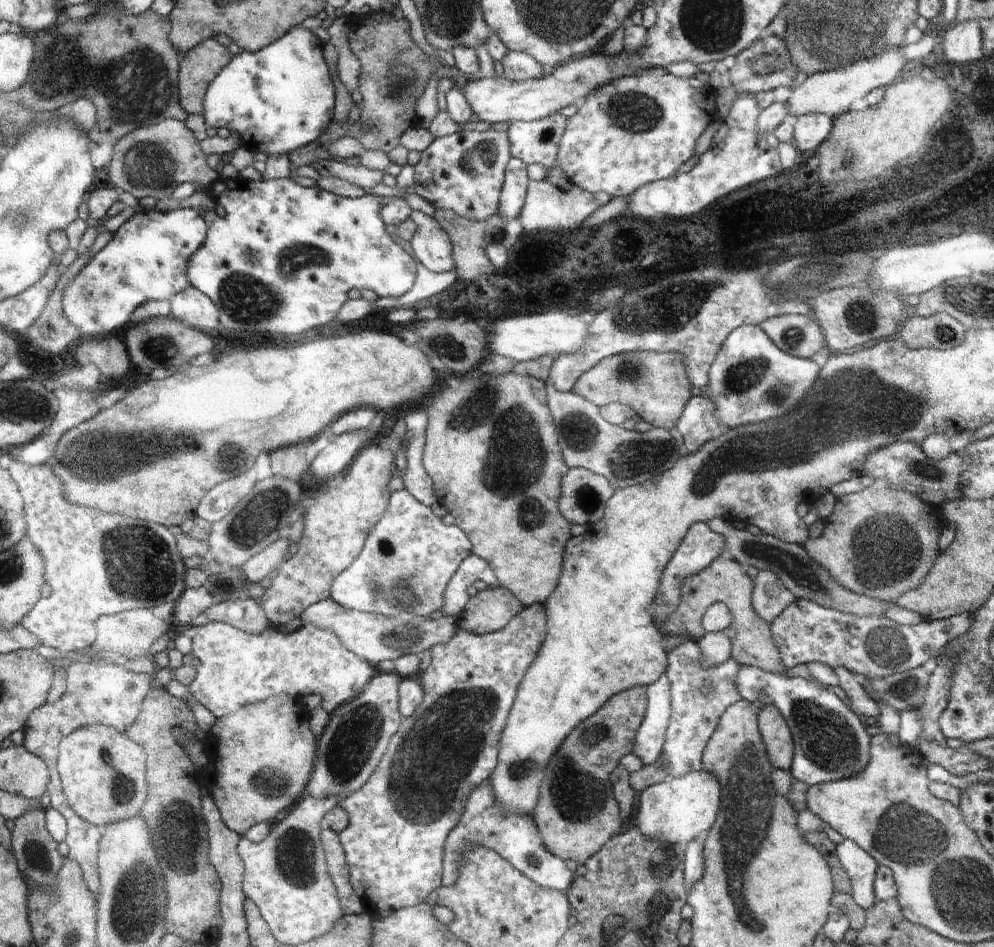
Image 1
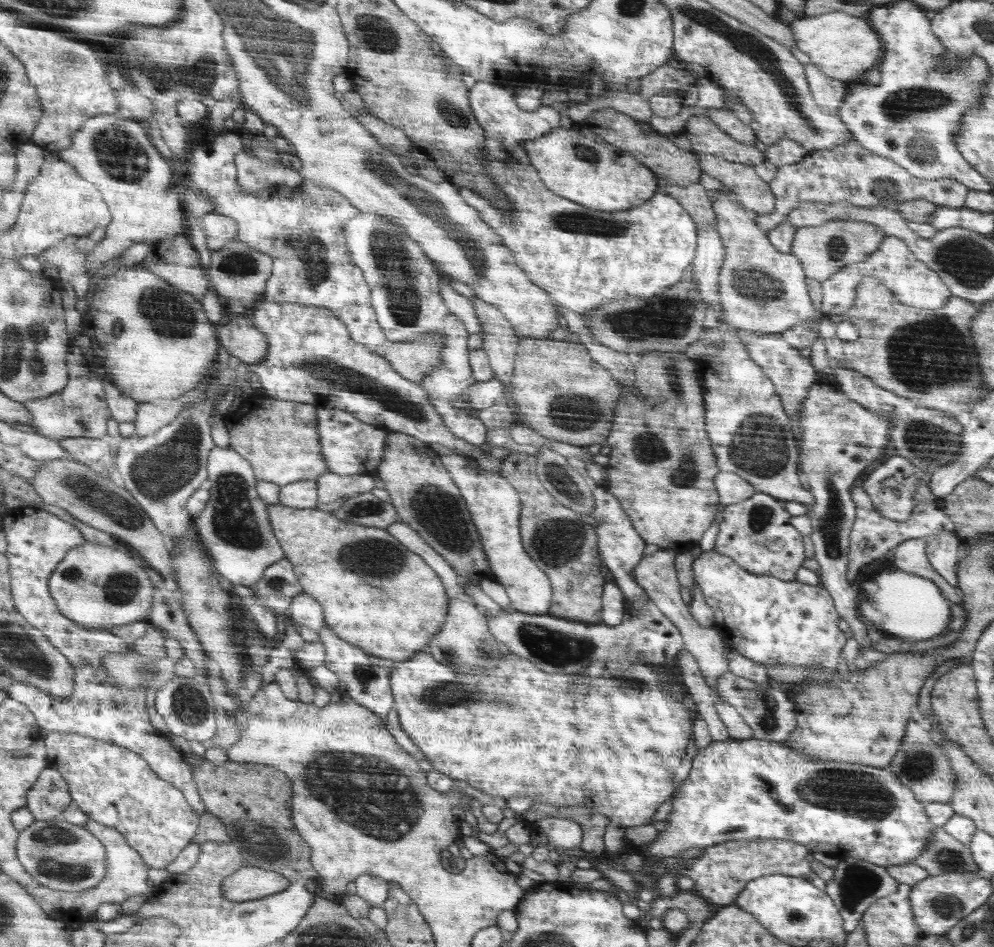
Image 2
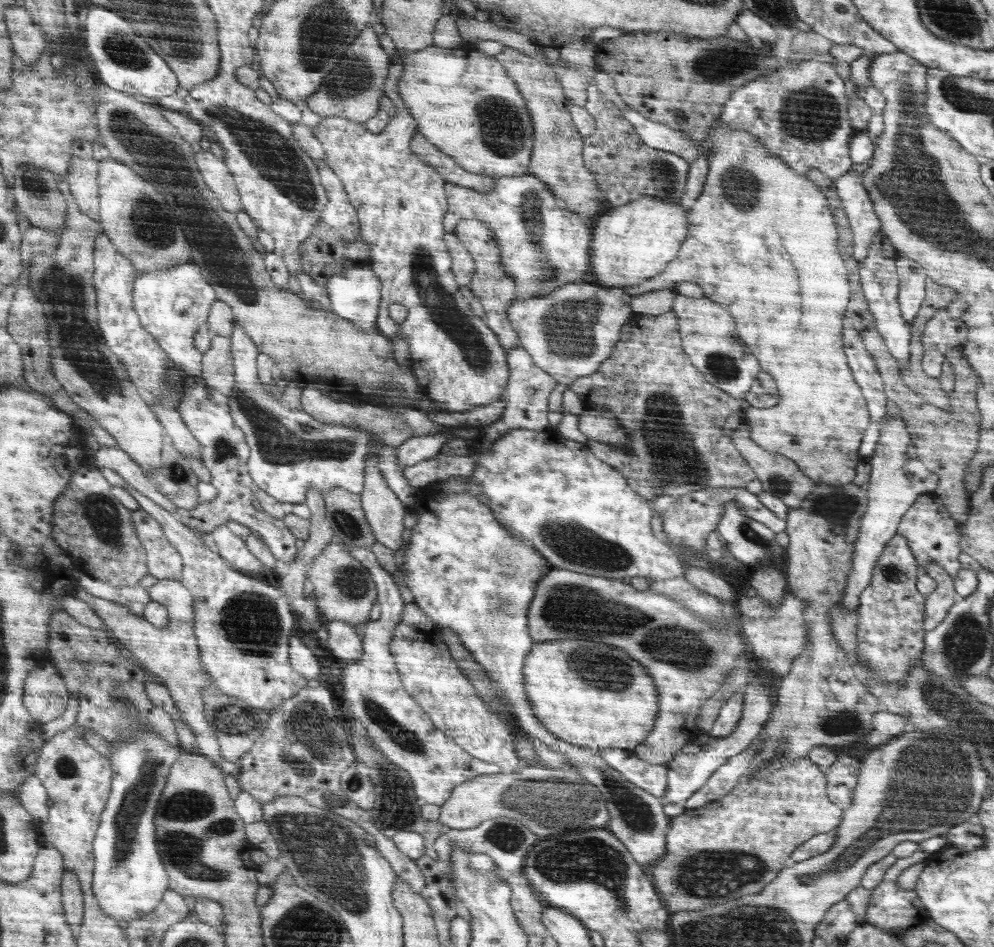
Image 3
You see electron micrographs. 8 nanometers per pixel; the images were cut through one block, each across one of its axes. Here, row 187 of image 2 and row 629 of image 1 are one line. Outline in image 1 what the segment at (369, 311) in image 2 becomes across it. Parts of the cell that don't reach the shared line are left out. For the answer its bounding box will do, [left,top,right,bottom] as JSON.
[192,622,374,718]

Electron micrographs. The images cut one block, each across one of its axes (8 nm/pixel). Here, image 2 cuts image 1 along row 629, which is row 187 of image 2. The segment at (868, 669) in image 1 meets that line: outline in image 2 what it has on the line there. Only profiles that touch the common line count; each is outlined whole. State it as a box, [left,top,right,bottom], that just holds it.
[756,135,971,236]

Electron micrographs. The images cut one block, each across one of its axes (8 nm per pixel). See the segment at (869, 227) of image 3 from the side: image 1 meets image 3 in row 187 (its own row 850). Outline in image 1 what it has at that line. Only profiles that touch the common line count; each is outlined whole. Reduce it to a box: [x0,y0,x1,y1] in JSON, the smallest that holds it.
[836,839,879,909]

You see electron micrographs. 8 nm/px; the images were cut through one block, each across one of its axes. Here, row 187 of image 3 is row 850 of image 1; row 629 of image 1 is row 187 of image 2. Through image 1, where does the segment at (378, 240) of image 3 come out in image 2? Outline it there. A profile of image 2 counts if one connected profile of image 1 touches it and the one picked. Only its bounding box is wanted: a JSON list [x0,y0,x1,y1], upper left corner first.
[460,81,697,320]

